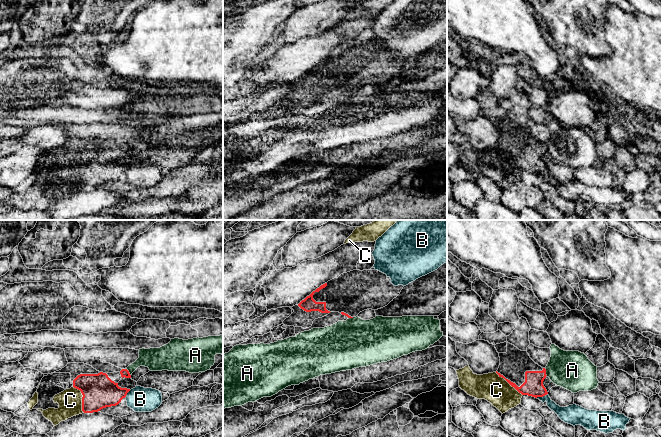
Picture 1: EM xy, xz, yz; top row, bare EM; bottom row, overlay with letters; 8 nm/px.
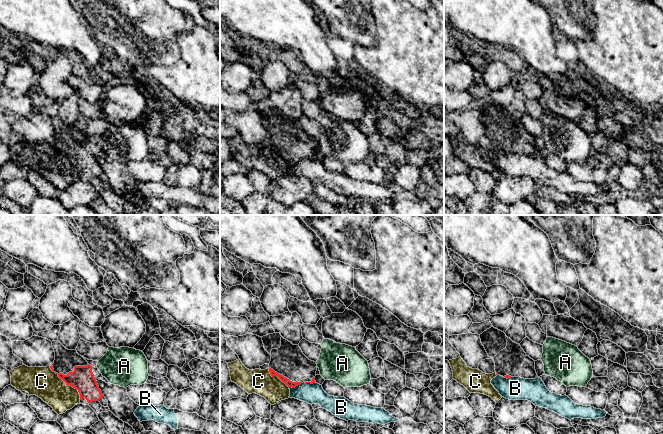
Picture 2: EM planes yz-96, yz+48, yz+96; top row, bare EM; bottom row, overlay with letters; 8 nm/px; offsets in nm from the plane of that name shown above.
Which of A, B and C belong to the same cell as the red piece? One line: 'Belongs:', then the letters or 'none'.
Belongs: none

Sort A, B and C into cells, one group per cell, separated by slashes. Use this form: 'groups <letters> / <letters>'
groups A / B / C

